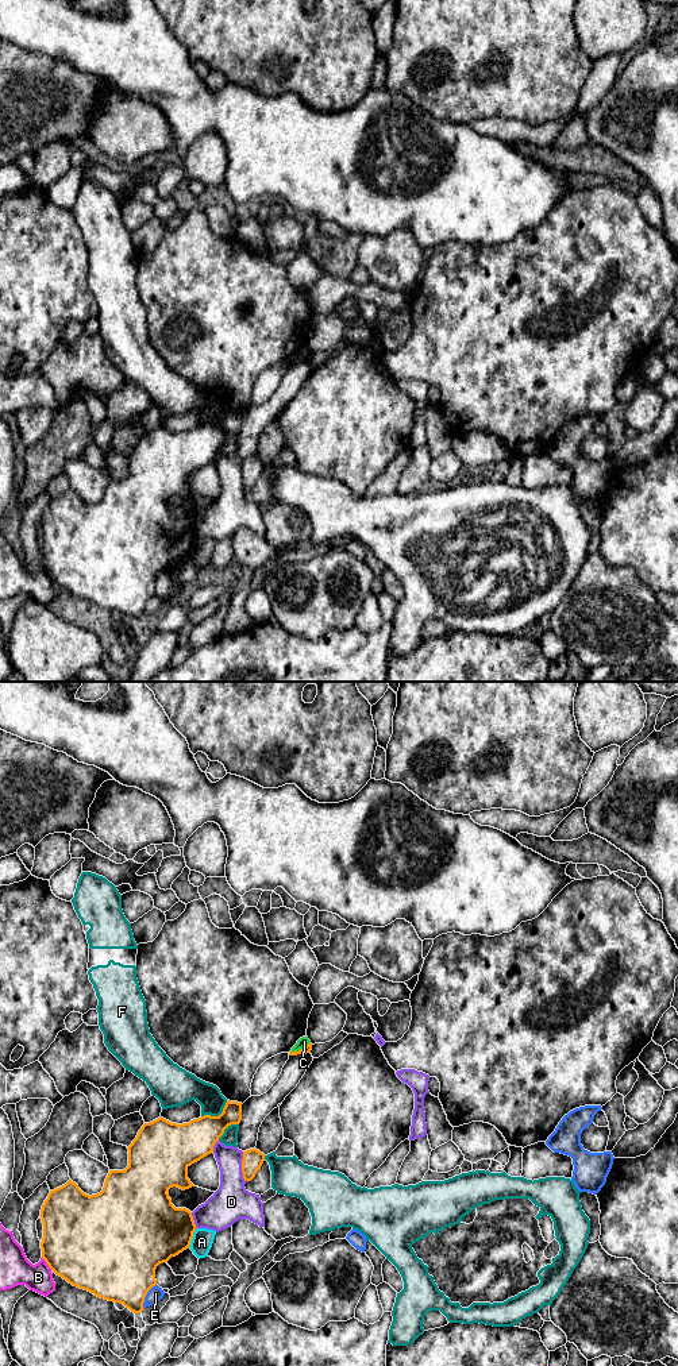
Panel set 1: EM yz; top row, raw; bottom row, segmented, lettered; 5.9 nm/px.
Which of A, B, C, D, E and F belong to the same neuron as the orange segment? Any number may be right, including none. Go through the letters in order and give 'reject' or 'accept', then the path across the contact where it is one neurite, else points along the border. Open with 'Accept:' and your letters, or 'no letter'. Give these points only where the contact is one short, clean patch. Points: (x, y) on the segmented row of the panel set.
Accept: no letter
A: reject; border yz (196, 1228), (188, 1247)
B: reject
C: reject; border yz (309, 1042), (291, 1053)
D: reject
E: reject
F: reject

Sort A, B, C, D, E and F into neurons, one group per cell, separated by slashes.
A / B / C / D / E / F

